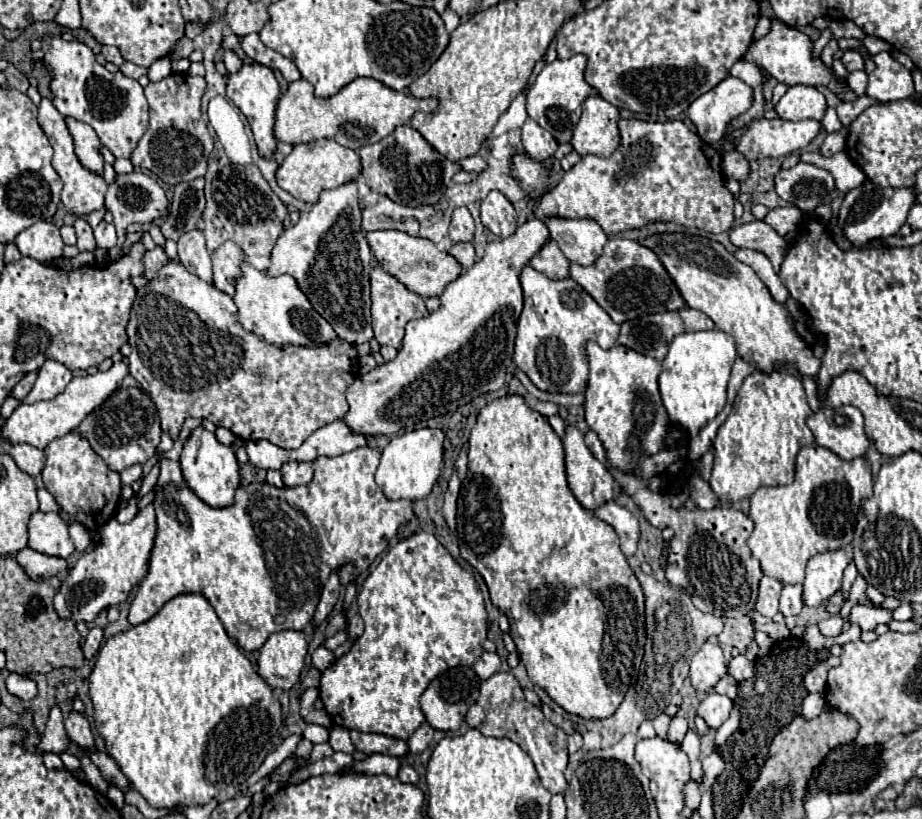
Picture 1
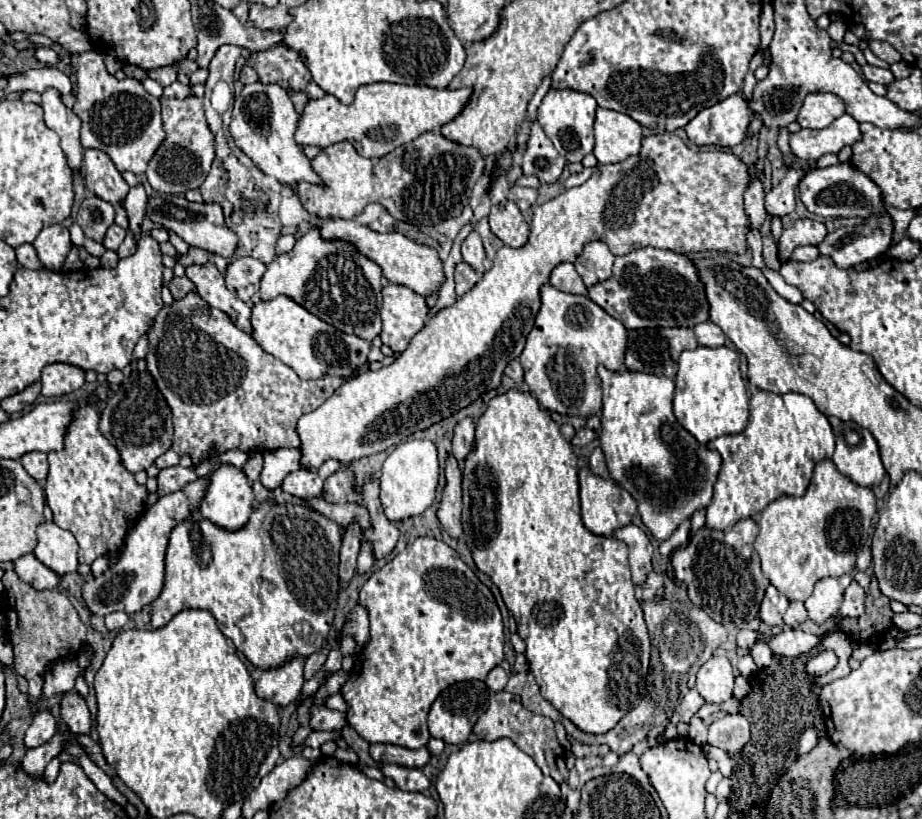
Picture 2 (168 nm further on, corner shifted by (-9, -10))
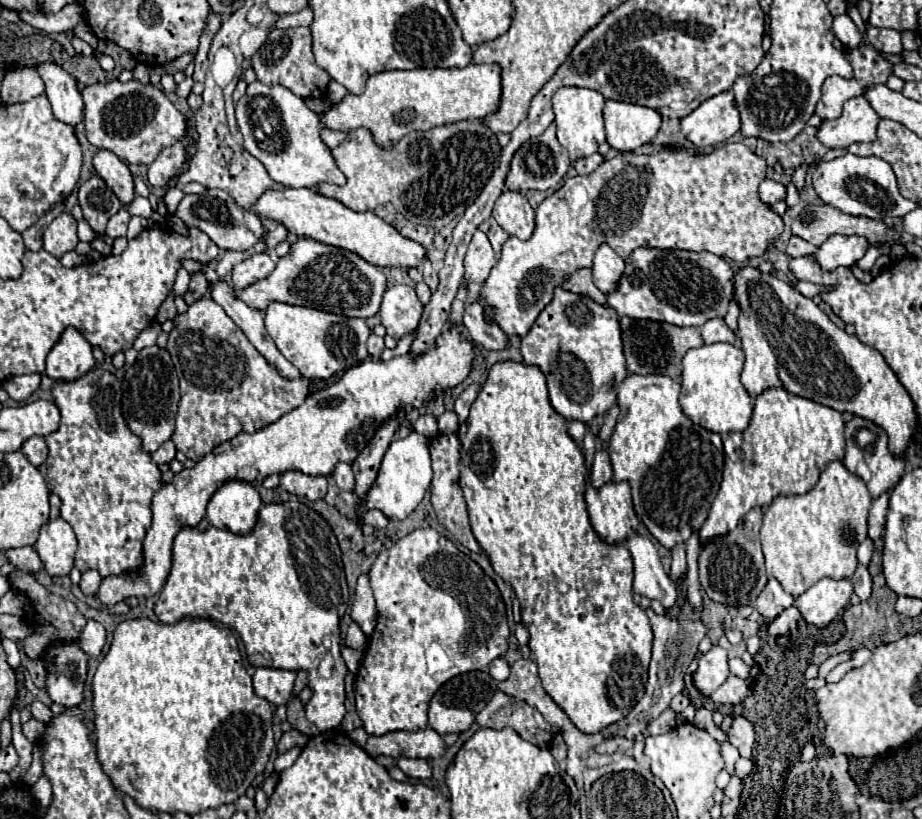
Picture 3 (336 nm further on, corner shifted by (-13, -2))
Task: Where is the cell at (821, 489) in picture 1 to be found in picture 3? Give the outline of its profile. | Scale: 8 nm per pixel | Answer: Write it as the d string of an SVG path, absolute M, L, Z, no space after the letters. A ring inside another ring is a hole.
M841 461L825 467L819 483L805 495L779 495L763 515L761 545L765 565L787 593L799 597L819 579L851 579L857 569L857 547L867 539L871 497L865 481L845 469Z

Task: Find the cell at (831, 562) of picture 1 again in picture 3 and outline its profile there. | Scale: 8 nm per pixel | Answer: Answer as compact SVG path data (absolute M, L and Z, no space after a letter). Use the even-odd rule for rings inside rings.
M821 579L809 591L795 599L795 607L801 611L801 617L815 627L827 627L835 615L849 603L853 585L847 579Z

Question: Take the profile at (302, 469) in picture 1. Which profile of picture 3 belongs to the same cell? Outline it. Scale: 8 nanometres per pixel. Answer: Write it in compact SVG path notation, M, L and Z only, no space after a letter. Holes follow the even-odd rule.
M285 471L281 475L279 487L291 495L307 497L309 501L317 501L317 499L323 499L327 493L327 479L321 475L313 477L313 475L305 475L299 471Z

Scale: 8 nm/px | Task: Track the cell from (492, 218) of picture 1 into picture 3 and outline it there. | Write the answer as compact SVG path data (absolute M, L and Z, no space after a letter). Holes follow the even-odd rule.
M505 191L495 207L493 207L495 221L509 233L519 239L529 239L535 229L535 211L531 209L525 195L519 191Z

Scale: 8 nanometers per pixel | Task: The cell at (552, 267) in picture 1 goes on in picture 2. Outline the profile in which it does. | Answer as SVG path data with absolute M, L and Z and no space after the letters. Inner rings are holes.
M559 263L553 271L551 271L551 279L549 283L565 293L577 293L577 295L587 295L587 287L583 285L581 277L577 275L573 263Z

